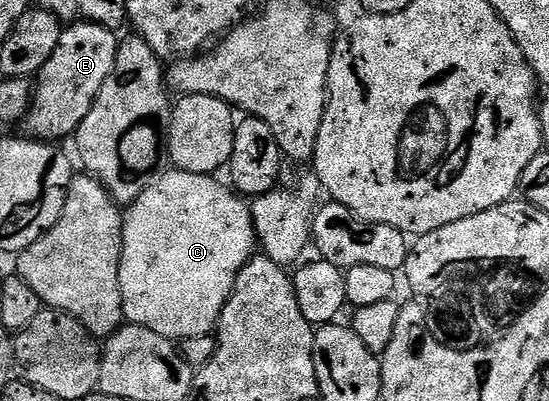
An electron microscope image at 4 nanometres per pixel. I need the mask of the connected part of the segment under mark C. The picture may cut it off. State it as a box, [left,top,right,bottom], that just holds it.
[120,170,256,342]

